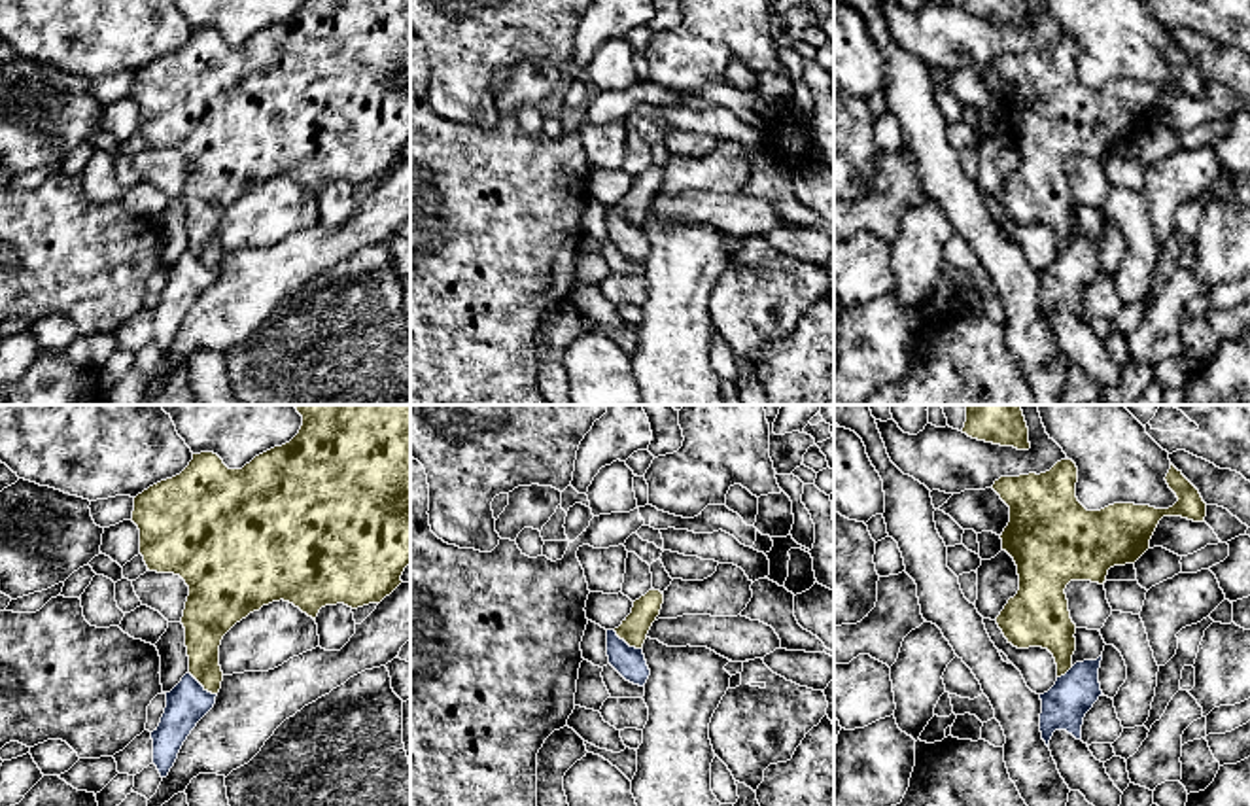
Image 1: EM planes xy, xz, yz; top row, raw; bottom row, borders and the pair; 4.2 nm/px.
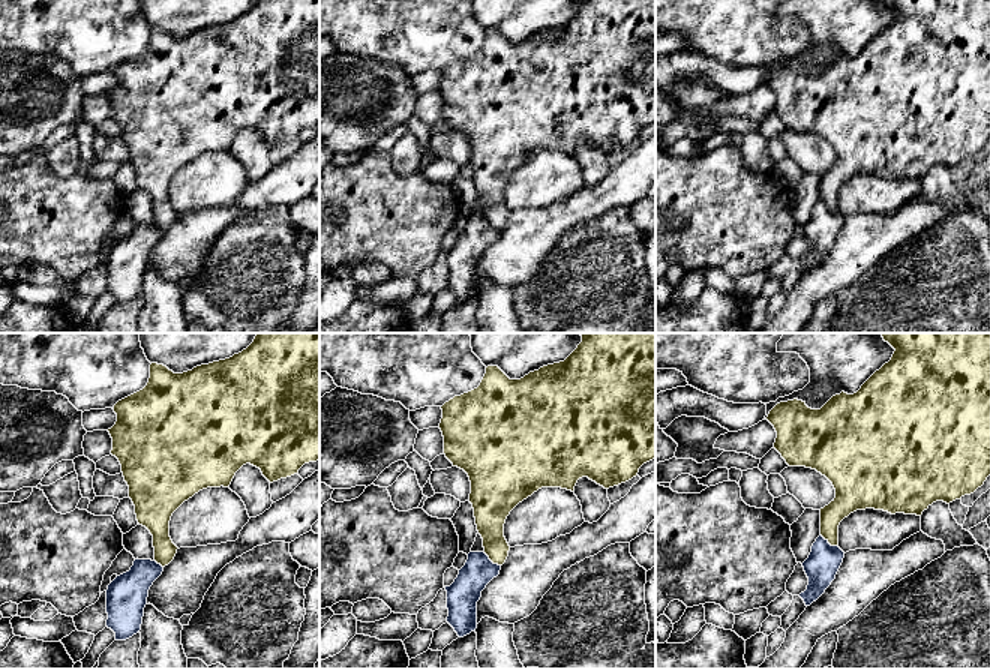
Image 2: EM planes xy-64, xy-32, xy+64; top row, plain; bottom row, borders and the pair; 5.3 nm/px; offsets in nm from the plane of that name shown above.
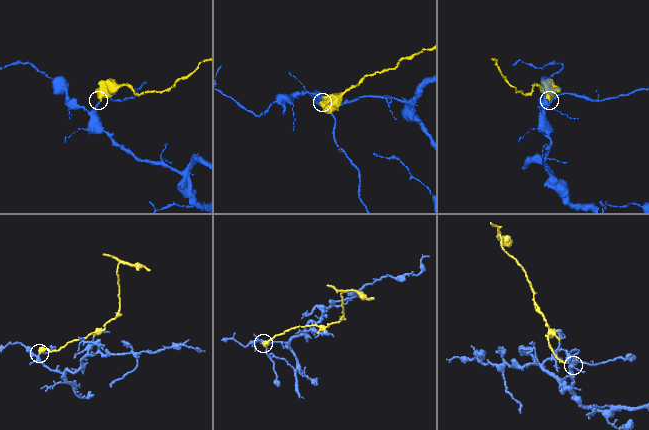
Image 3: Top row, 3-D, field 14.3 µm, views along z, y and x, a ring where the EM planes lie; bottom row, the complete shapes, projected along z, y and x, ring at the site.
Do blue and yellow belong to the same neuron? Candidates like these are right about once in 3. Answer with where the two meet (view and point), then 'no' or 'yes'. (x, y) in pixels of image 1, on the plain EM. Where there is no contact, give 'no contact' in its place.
contact xz (626, 220); no

